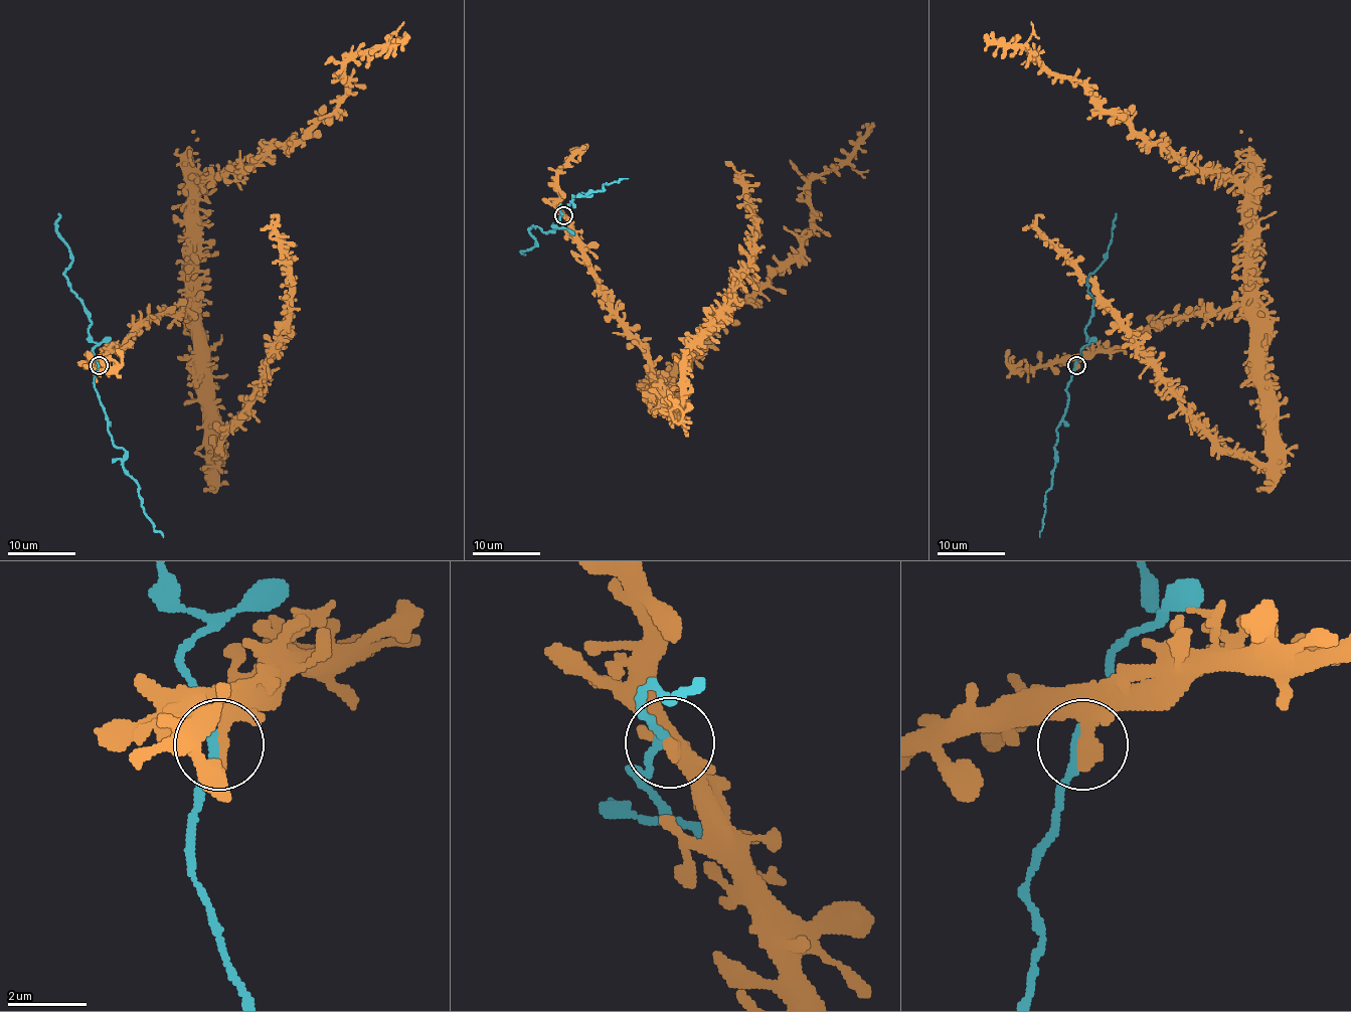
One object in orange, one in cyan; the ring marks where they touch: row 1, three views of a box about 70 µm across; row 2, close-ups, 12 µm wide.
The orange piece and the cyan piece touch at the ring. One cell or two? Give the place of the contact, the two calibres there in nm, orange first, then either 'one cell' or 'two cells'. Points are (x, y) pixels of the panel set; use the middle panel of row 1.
place (563, 215); calibres 500 and 220 nm; two cells

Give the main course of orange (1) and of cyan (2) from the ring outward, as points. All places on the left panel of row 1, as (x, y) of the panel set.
1: (98, 365), (146, 321), (186, 308), (216, 464), (218, 438), (248, 405), (286, 323), (291, 267), (271, 217)
2: (98, 363), (95, 387), (112, 442), (125, 452), (124, 470), (139, 487), (144, 514), (162, 536)

